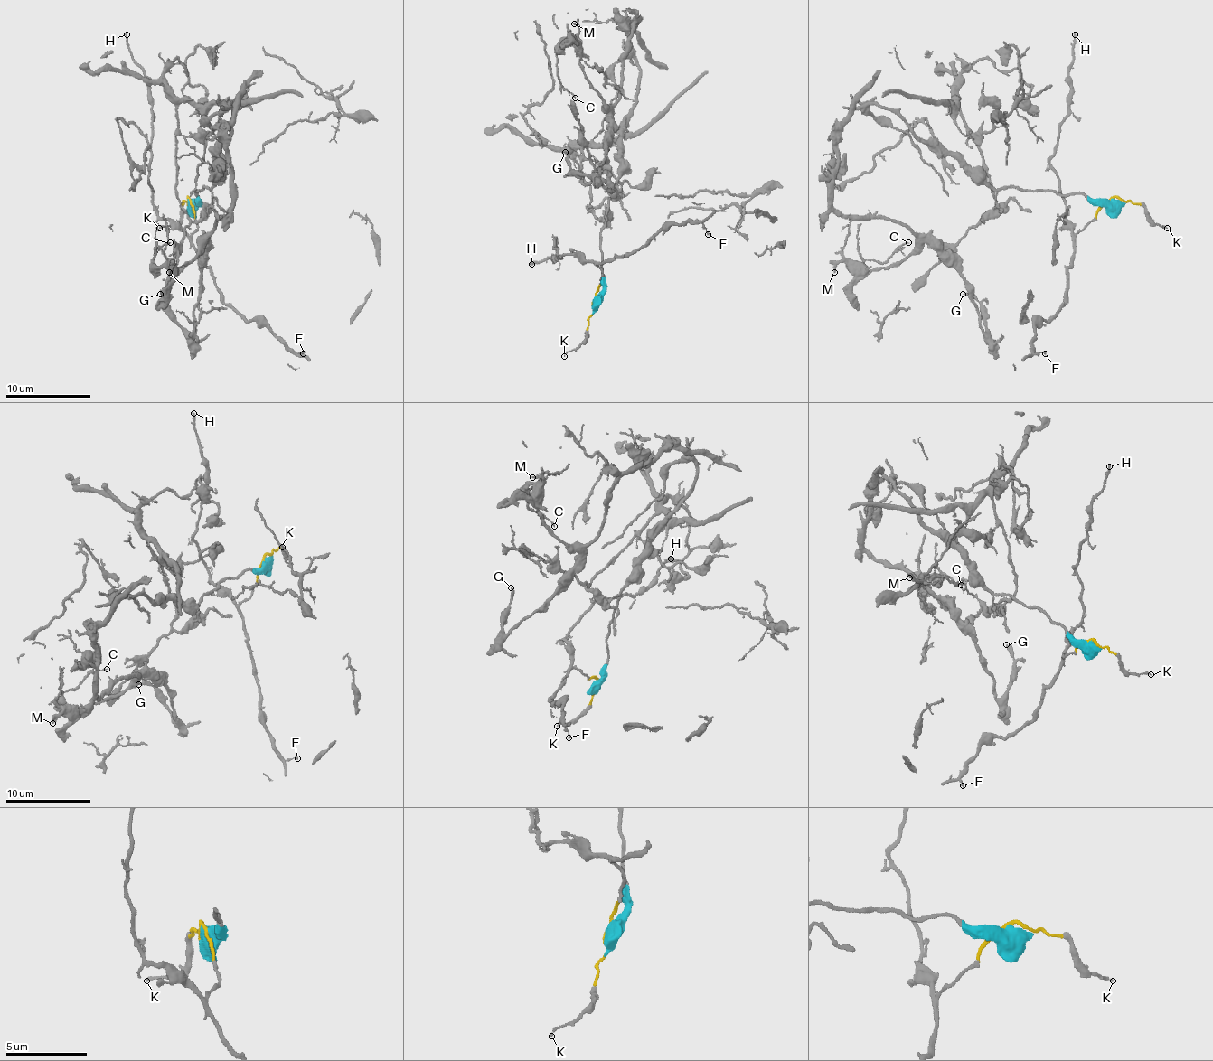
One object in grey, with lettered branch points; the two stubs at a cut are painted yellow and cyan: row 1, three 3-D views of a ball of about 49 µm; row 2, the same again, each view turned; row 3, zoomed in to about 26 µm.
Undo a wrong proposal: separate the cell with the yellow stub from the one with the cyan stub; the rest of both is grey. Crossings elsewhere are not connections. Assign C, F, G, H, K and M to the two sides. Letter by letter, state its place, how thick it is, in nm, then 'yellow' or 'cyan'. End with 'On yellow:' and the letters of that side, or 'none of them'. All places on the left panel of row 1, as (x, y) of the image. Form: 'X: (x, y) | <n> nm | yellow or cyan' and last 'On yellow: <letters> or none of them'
C: (170, 242) | 110 nm | cyan
F: (303, 353) | 120 nm | yellow
G: (160, 294) | 260 nm | cyan
H: (126, 34) | 200 nm | yellow
K: (159, 228) | 140 nm | yellow
M: (169, 272) | 170 nm | cyan
On yellow: F, H, K

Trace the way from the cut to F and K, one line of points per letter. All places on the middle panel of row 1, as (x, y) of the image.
F: (592, 303), (603, 273), (597, 263), (626, 256), (672, 224), (701, 222), (708, 235)
K: (592, 303), (588, 335), (565, 356)

